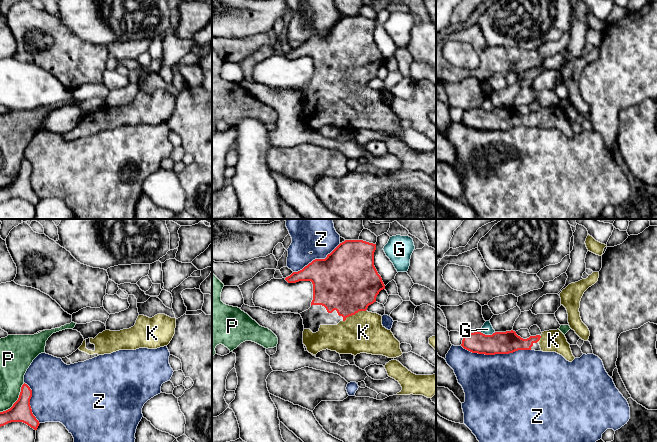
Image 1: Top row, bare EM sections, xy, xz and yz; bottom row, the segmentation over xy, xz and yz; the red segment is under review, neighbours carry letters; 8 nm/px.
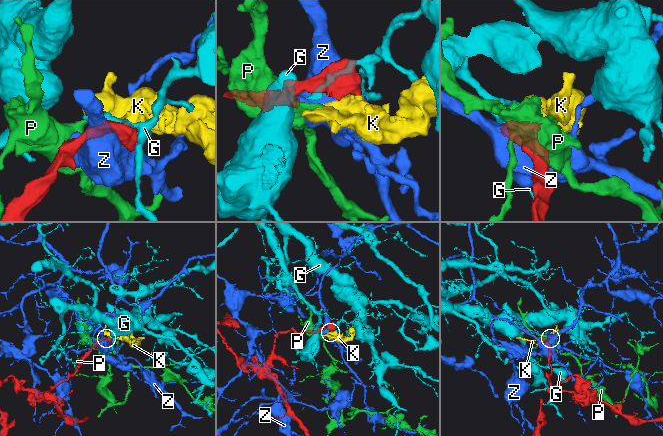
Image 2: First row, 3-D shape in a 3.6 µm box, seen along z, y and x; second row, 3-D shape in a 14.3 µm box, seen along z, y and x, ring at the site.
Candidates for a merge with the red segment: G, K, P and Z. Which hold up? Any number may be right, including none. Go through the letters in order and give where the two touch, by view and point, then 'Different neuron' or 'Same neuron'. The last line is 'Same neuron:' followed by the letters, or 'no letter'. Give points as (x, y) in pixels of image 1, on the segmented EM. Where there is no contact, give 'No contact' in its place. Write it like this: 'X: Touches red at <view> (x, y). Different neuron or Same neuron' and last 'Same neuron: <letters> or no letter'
G: Touches red at yz (488, 335). Different neuron
K: Touches red at xz (354, 314). Same neuron
P: Touches red at xy (17, 400). Different neuron
Z: Touches red at yz (496, 353). Different neuron
Same neuron: K

